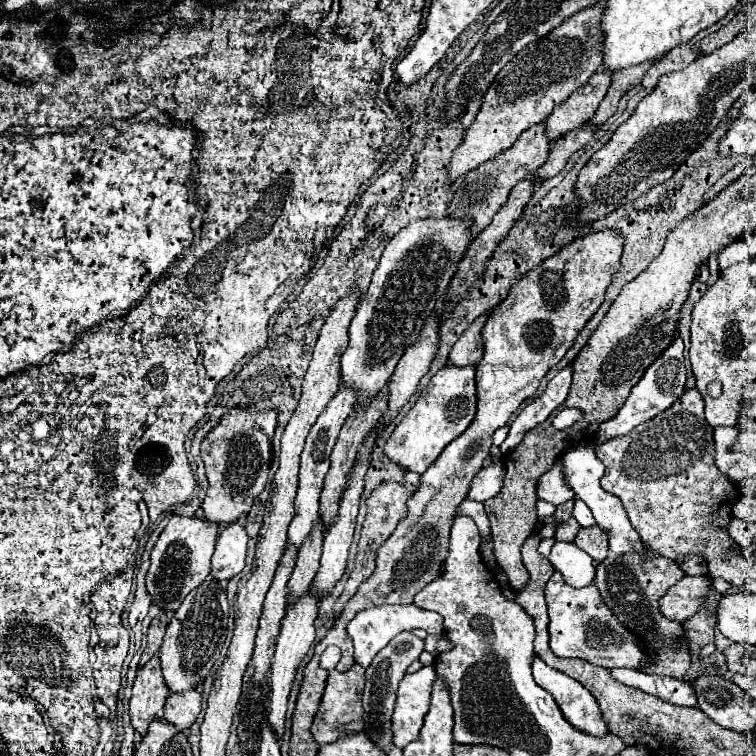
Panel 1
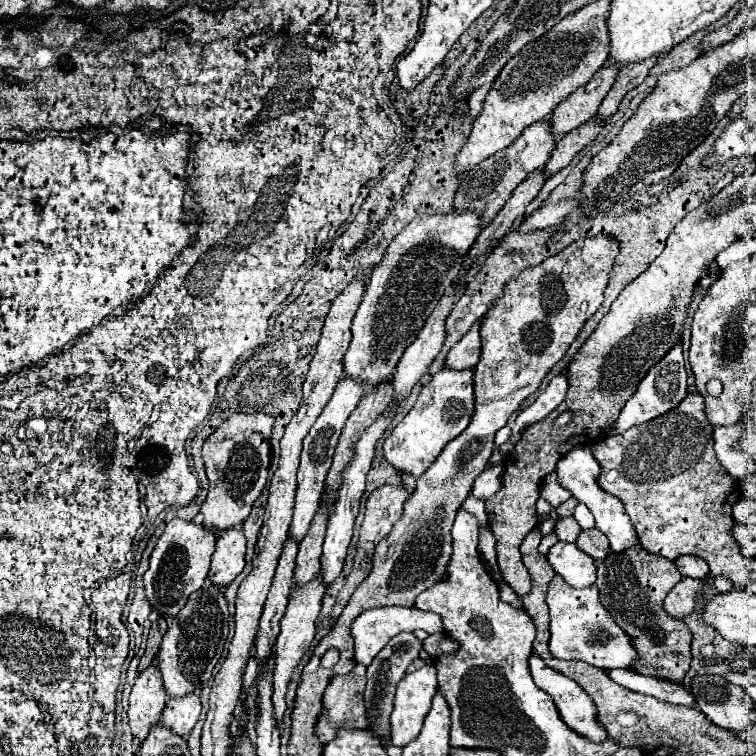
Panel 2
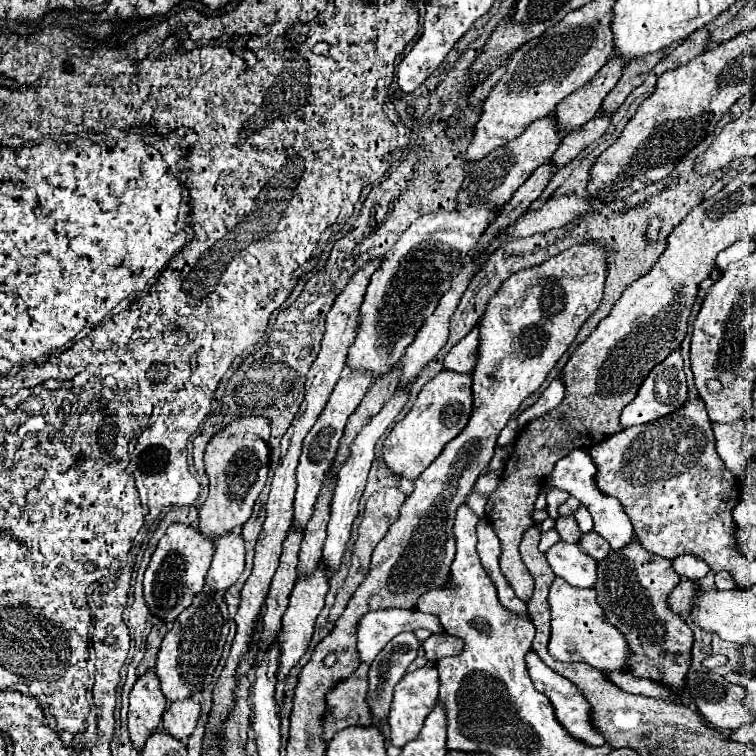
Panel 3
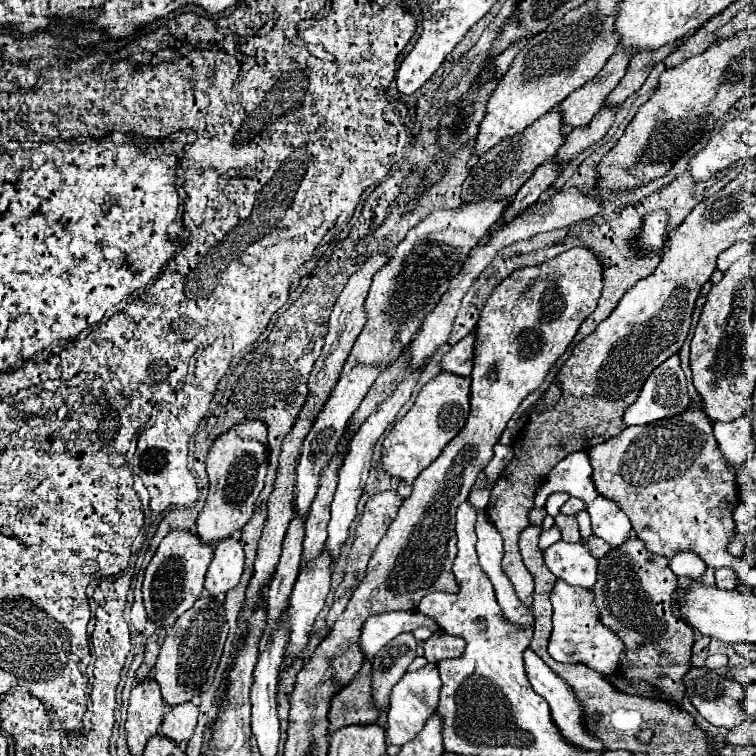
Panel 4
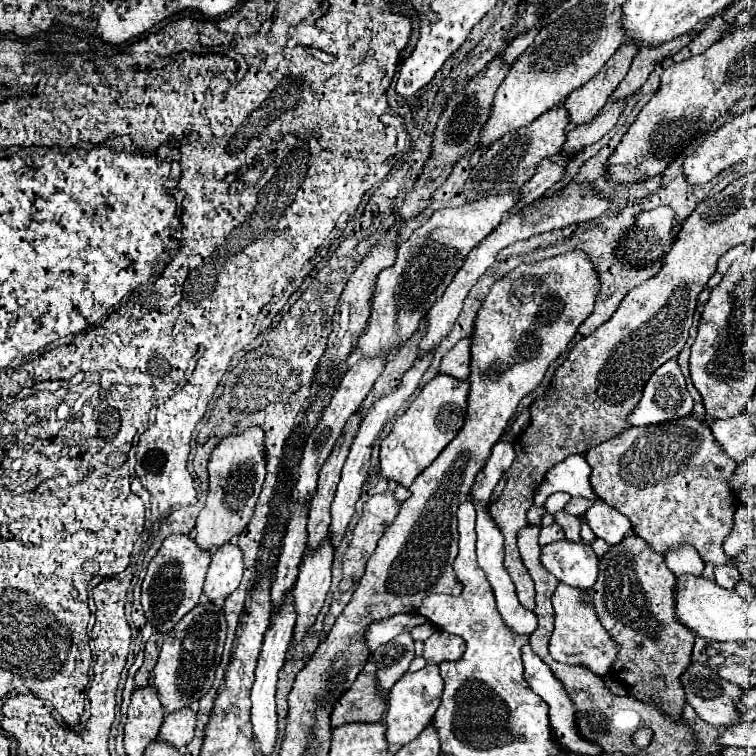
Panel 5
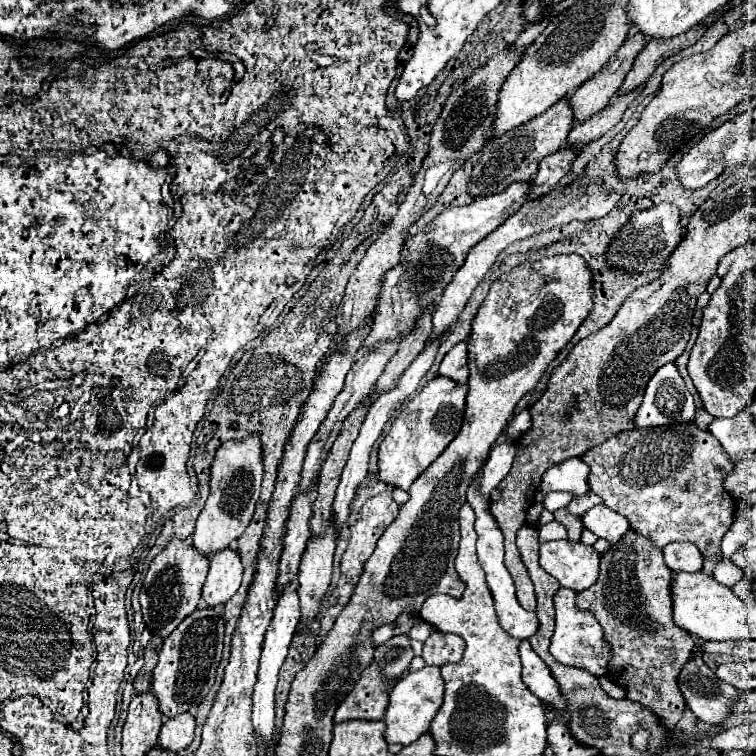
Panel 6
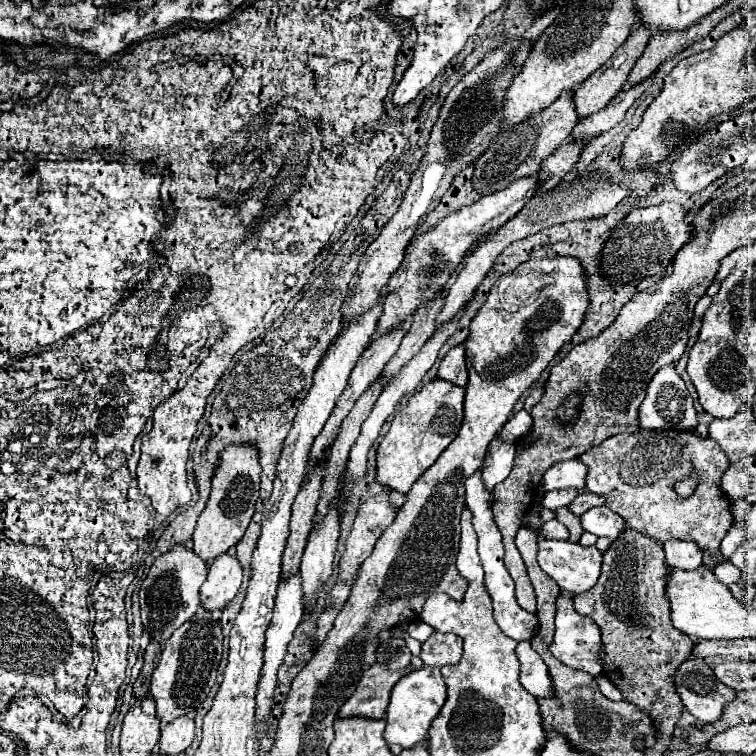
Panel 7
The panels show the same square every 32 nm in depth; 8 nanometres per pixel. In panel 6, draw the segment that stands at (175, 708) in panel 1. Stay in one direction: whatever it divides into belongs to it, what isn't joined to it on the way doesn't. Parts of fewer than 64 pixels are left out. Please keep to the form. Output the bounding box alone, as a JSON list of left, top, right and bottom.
[158,712,196,752]

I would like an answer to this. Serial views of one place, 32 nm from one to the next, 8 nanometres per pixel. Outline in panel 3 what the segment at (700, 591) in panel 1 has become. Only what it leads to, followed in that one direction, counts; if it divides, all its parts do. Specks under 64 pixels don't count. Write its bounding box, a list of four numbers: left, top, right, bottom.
[668,580,698,616]

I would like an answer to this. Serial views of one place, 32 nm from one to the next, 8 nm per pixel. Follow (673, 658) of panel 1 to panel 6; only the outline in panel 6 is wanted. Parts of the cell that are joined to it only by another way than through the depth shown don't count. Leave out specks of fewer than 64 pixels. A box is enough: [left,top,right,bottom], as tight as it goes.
[576,530,694,728]

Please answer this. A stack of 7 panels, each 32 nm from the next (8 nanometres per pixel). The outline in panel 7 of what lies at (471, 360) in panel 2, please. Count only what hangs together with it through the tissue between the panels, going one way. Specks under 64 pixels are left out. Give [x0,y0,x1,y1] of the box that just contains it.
[438,344,468,386]

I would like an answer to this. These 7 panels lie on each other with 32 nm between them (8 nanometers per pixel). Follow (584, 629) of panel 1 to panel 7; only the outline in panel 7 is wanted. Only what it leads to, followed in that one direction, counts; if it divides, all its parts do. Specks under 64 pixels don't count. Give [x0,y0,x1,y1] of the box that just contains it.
[550,592,604,676]

